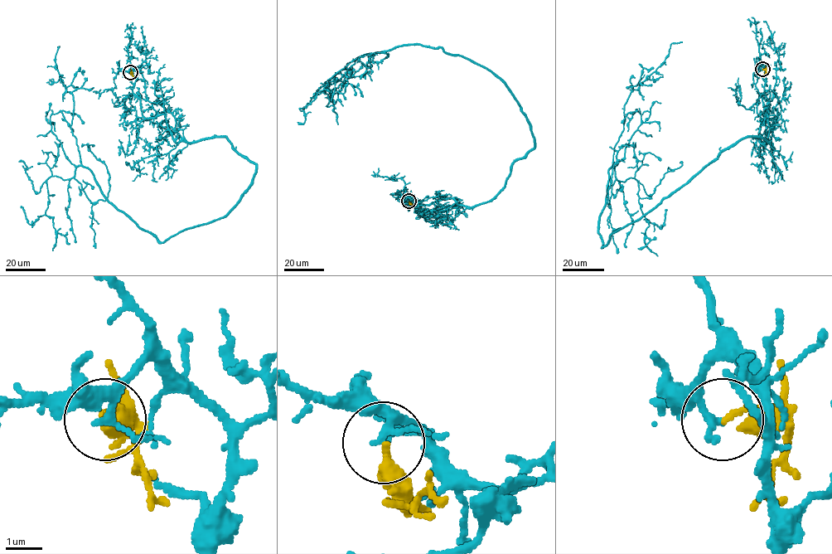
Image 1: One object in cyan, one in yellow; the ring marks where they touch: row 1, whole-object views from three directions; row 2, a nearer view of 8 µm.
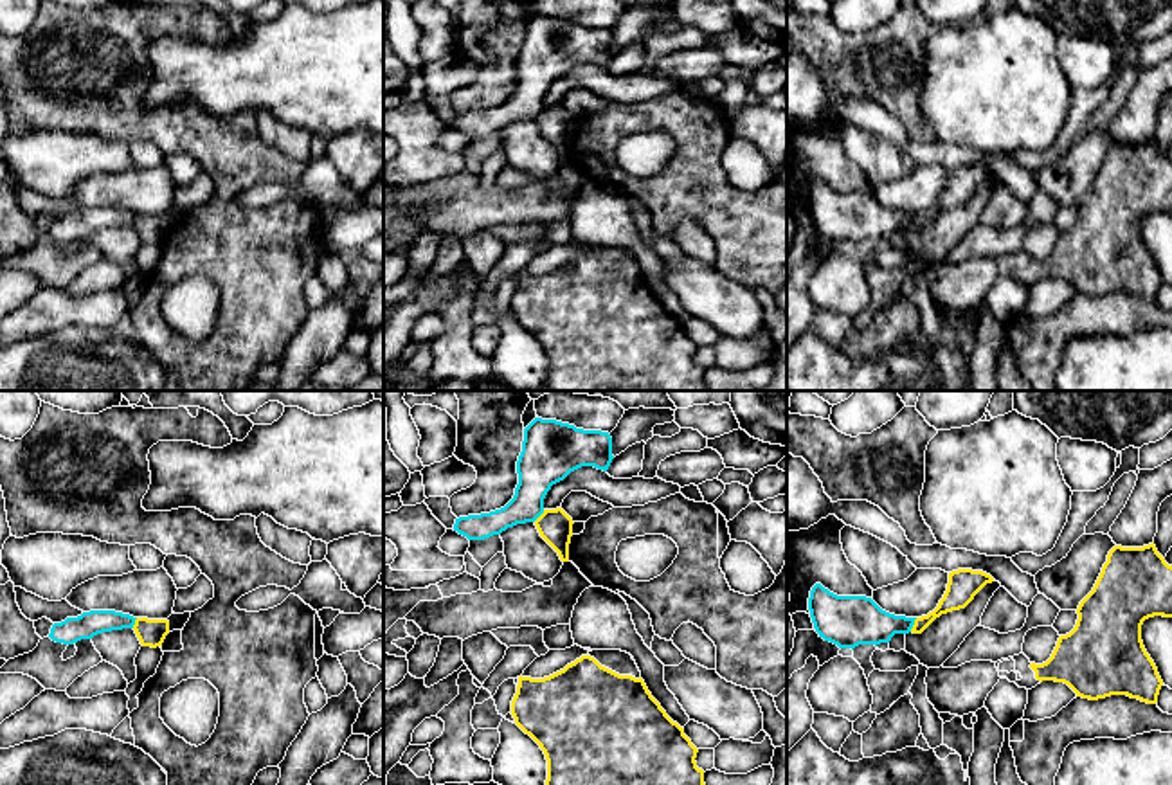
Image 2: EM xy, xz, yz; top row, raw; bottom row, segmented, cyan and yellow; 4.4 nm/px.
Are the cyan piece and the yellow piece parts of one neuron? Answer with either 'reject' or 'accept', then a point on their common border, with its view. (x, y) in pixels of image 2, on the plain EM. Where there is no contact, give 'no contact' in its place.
reject | yz (913, 220)

